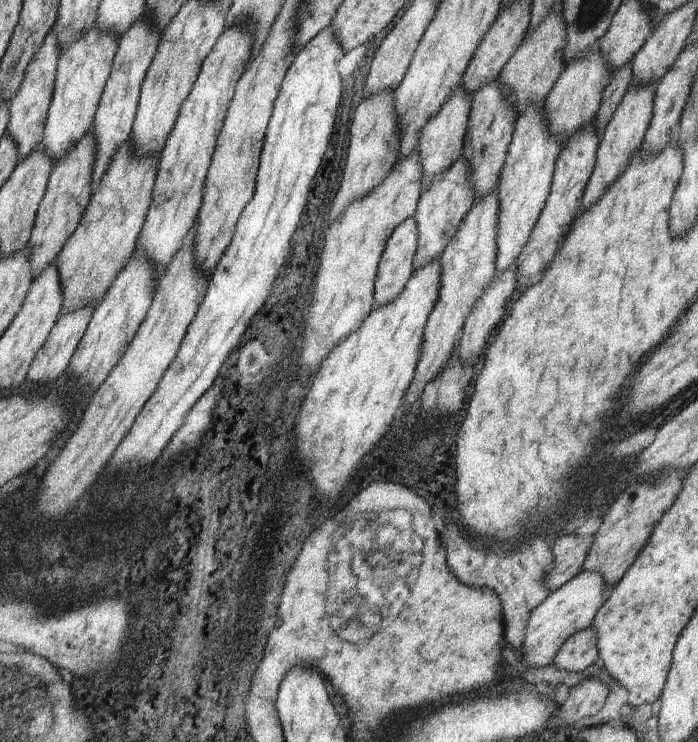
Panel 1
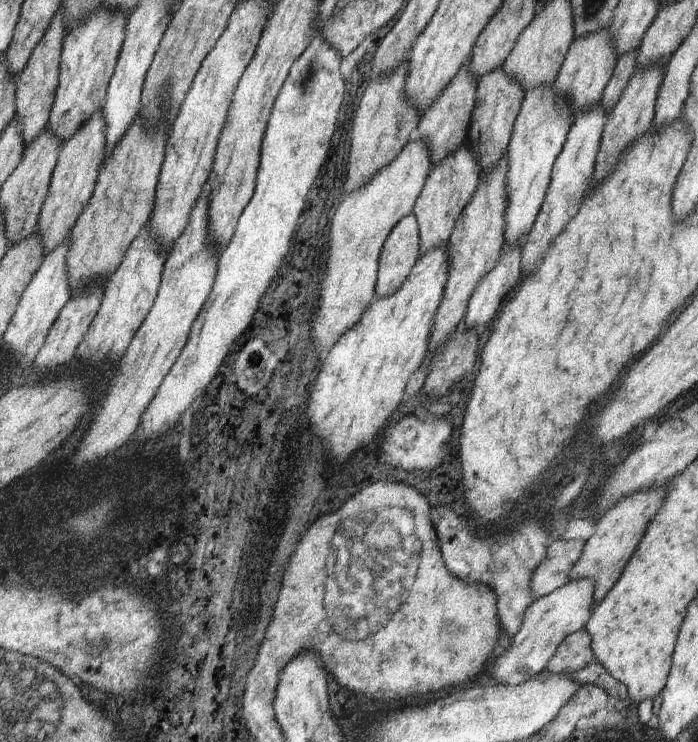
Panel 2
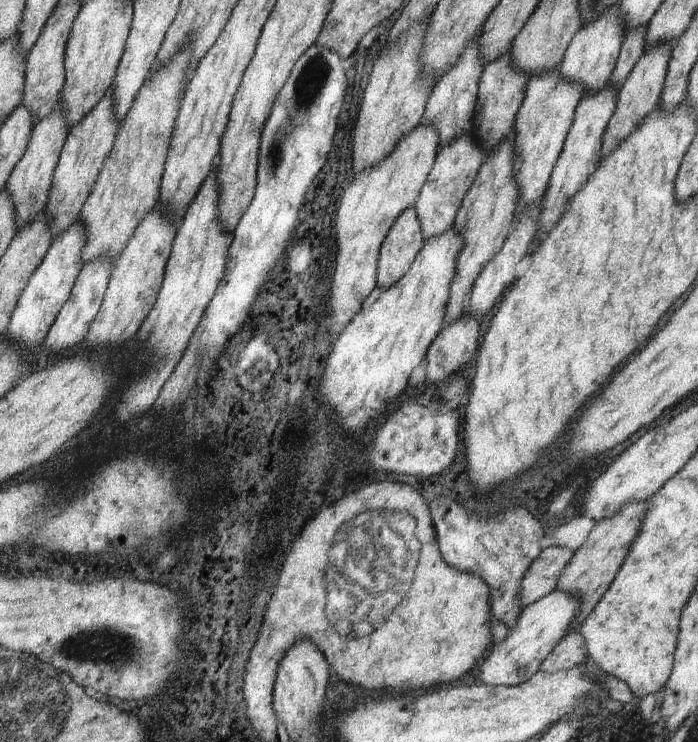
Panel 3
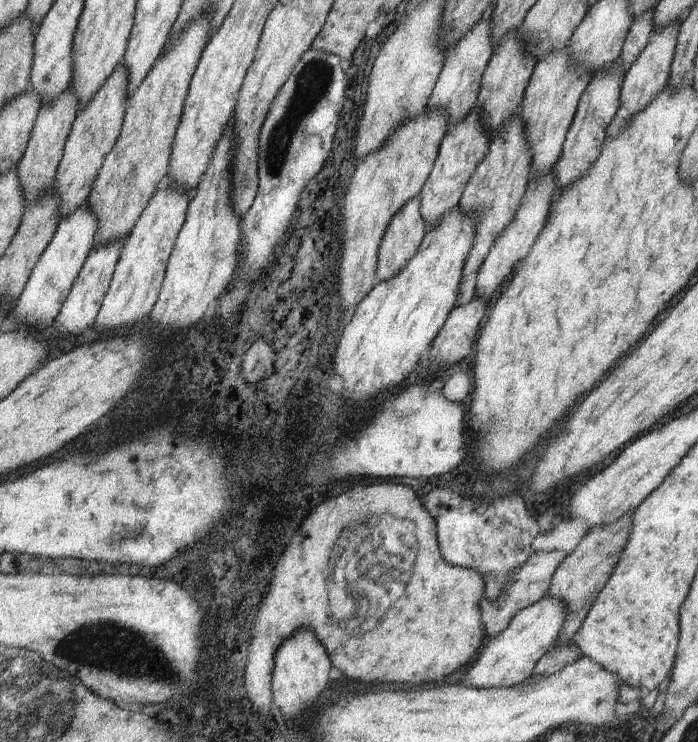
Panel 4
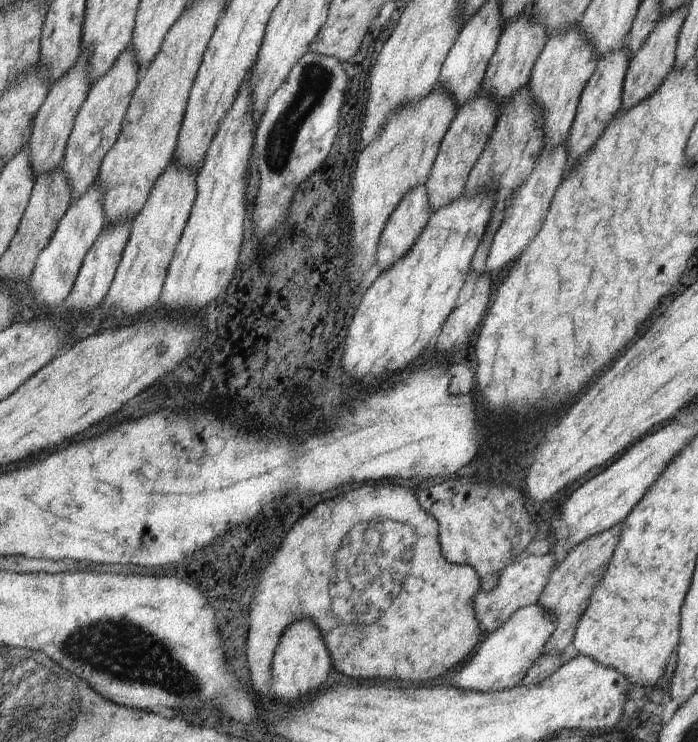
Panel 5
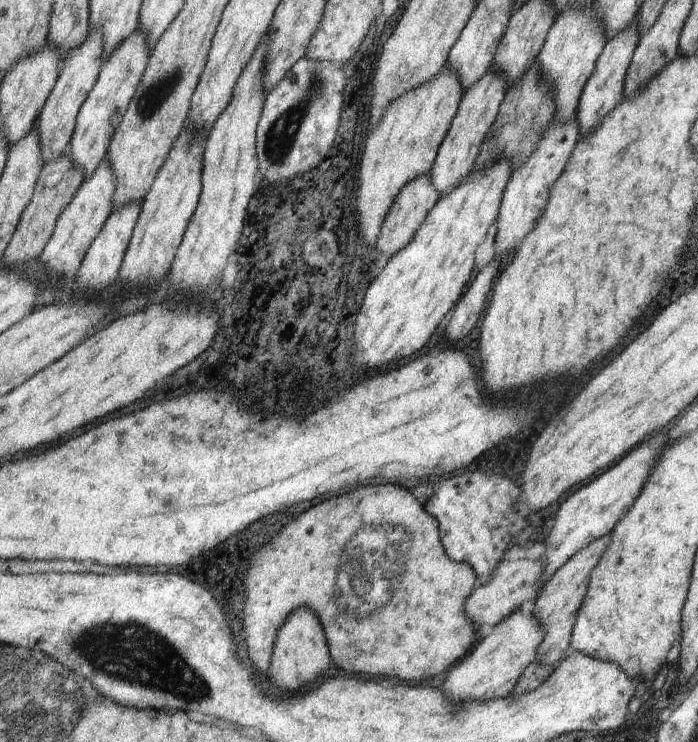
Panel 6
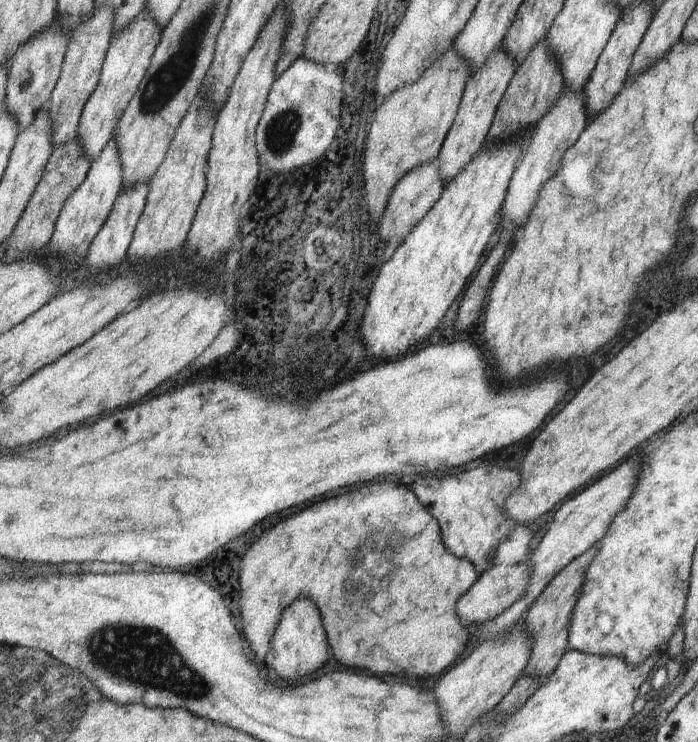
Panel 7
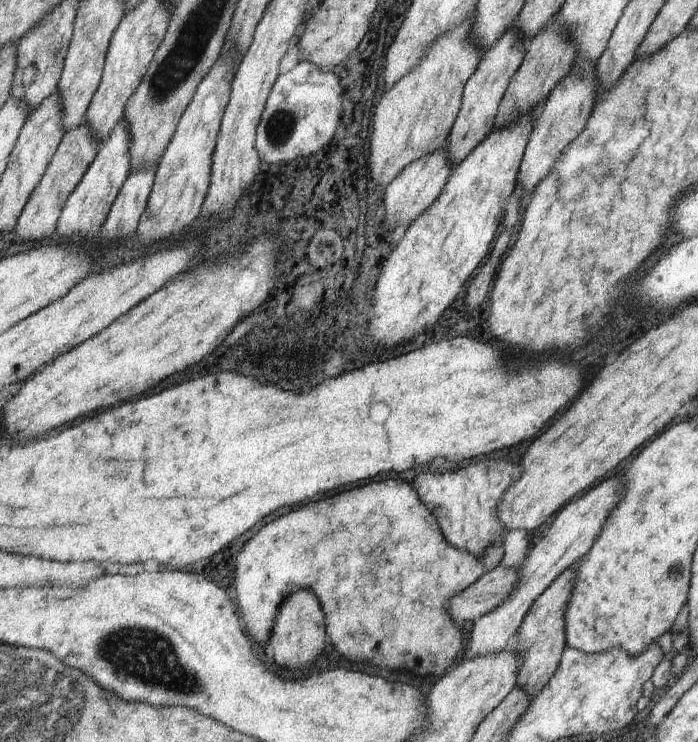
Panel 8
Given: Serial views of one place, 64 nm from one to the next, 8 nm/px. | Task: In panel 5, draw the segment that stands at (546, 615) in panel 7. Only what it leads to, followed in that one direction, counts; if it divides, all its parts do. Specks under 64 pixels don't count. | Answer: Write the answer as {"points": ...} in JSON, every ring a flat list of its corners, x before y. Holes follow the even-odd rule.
{"points":[[623,521,617,522,615,526,599,532,599,534,593,534,589,538,581,540,579,544,575,544,565,554,563,560,556,563,551,574,549,574,547,584,543,587,543,592,539,595,537,603,539,606,545,606,555,616,556,629,550,640,546,642,542,654,555,656,555,654,570,651,570,642,574,638,577,622,579,622,579,618,583,616,584,610,588,607,591,591,595,588,595,584,599,582,605,568,607,568,615,546,619,544,619,535,623,523]]}

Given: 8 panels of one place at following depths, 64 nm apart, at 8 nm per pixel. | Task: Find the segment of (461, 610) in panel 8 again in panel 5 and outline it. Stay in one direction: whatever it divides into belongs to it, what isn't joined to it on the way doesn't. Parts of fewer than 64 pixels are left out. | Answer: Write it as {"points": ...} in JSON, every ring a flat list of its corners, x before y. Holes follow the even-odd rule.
{"points":[[551,553,541,556,527,555,525,558,517,558,503,570,499,585,491,592,481,592,475,596,475,612,485,634,490,634,499,630,515,610,529,605,535,605,543,587,547,584,549,574,556,566,554,557]]}

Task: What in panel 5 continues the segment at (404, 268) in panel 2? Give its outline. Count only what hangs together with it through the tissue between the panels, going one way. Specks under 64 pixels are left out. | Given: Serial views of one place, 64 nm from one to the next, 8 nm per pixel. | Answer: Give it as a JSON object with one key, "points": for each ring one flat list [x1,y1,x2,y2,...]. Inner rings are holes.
{"points":[[417,186,401,201,387,222,378,246,377,266,382,273,391,270,419,242,433,211,427,186]]}

